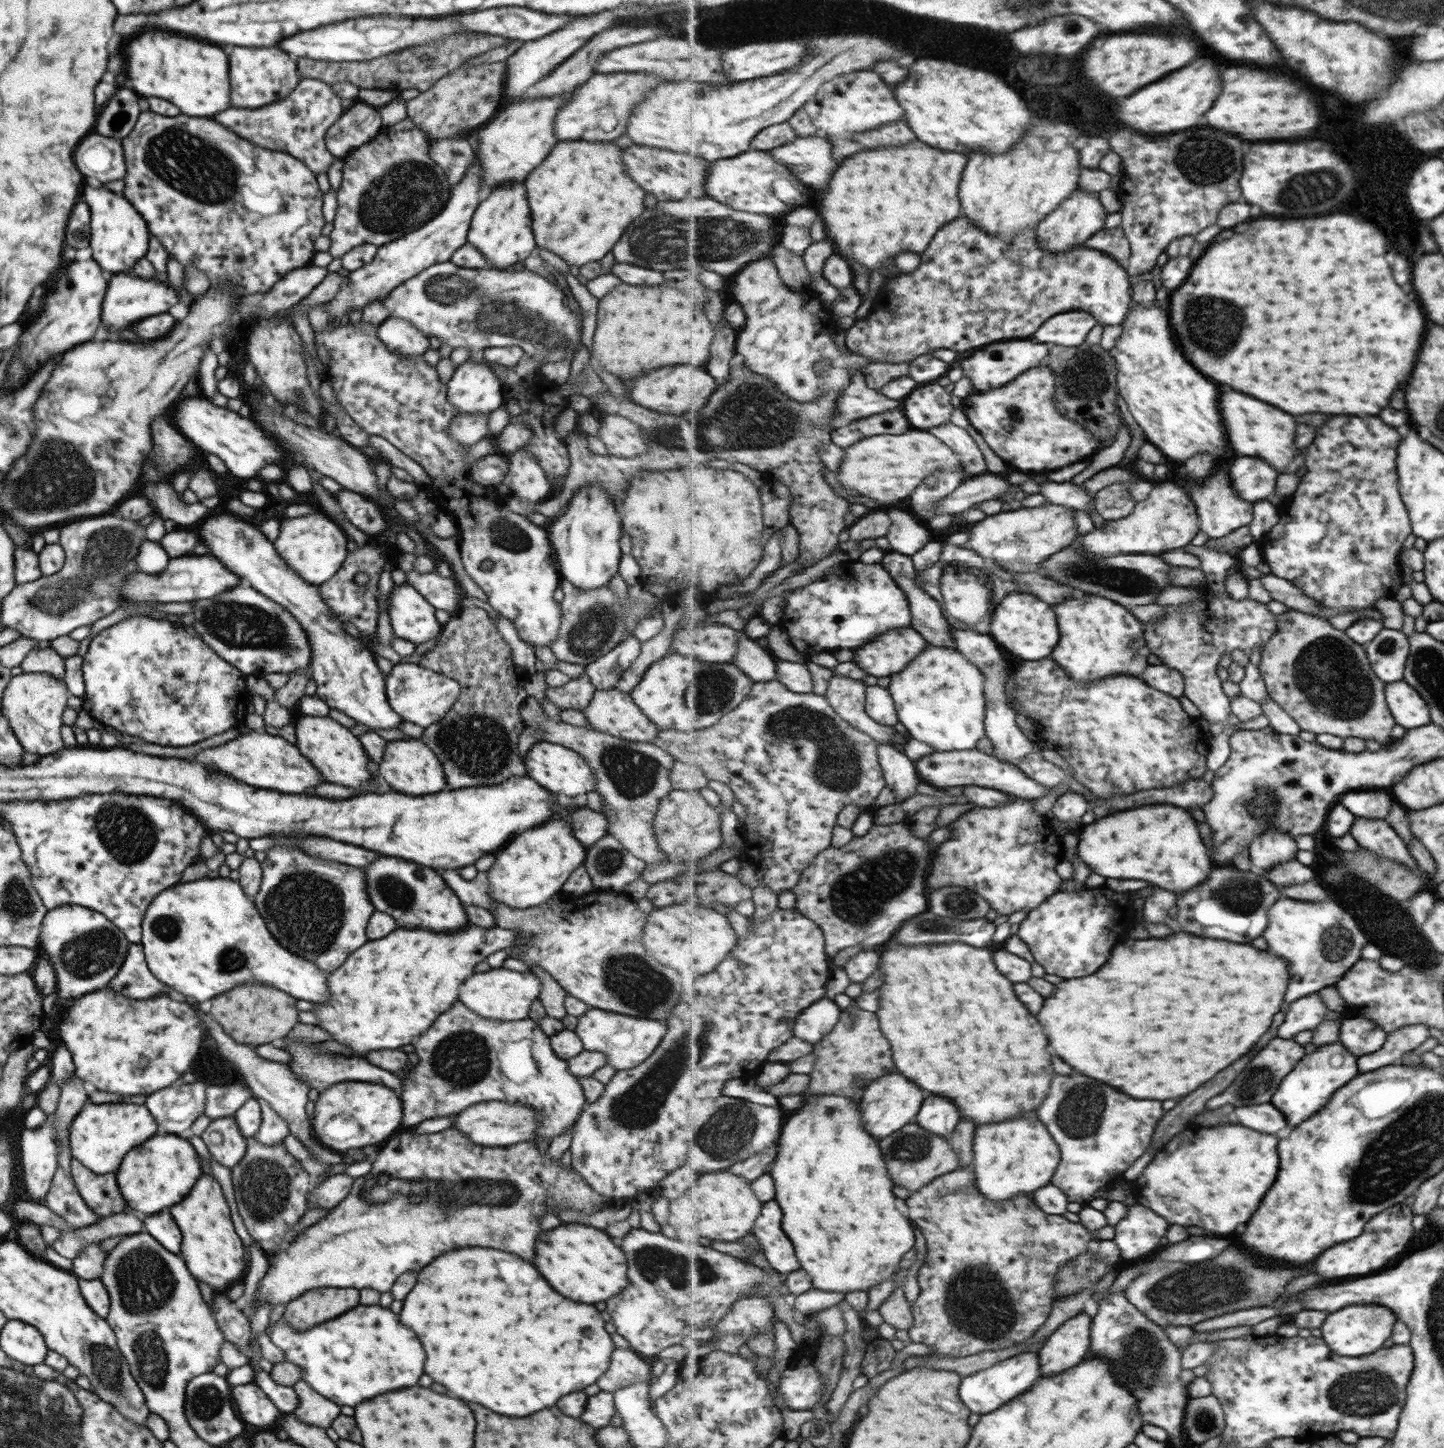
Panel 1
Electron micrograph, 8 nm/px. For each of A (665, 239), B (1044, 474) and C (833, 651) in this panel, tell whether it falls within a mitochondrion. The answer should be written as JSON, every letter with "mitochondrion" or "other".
{"A":"mitochondrion","B":"other","C":"other"}

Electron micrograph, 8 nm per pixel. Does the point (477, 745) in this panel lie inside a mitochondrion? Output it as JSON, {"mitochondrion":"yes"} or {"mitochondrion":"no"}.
{"mitochondrion":"yes"}

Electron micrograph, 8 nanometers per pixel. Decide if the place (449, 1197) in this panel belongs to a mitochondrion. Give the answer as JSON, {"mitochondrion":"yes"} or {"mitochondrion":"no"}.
{"mitochondrion":"yes"}

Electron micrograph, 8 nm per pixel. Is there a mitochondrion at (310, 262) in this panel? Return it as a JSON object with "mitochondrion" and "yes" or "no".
{"mitochondrion":"no"}

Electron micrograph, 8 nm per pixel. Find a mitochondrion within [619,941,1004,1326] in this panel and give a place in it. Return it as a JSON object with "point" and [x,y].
{"point":[656,1263]}

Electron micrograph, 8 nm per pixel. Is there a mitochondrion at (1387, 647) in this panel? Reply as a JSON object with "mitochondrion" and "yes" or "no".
{"mitochondrion":"yes"}

